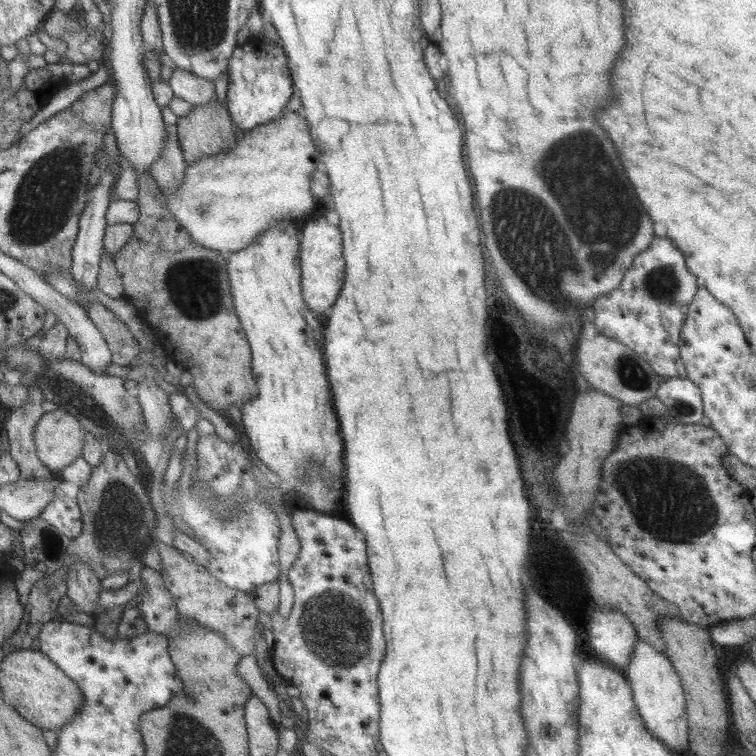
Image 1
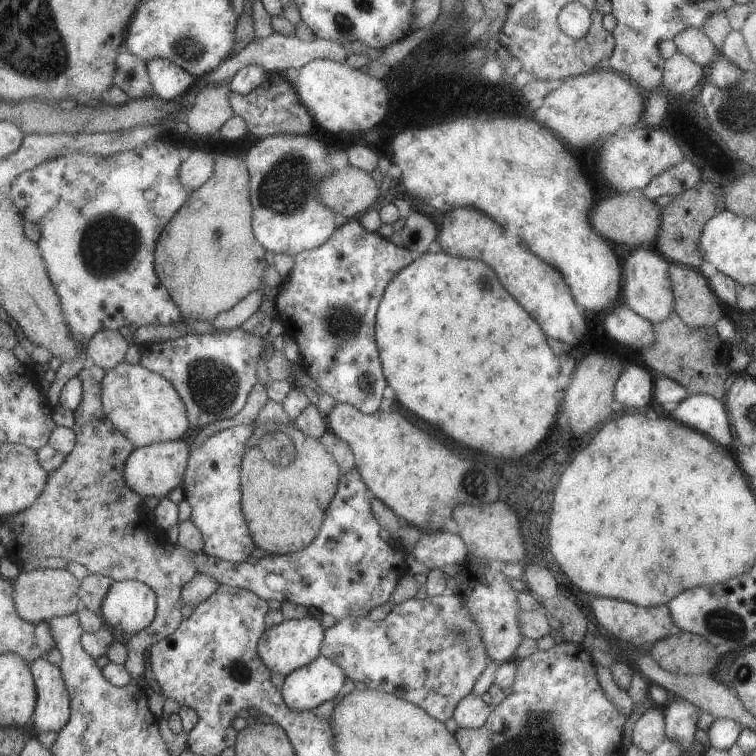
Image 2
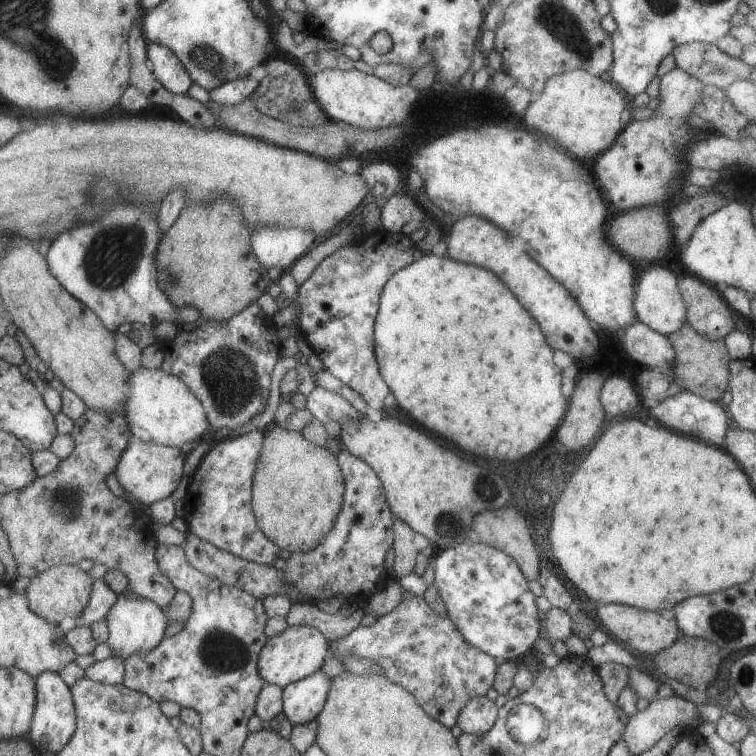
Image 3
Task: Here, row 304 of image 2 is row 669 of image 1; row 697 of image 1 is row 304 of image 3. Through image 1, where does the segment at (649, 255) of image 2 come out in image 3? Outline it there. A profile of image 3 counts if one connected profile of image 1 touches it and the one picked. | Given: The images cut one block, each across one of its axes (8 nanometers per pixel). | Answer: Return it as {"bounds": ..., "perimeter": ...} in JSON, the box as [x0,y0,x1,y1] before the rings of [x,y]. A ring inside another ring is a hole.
{"bounds":[632,264,686,336],"perimeter":[[[650,264],[635,283],[635,298],[632,304],[639,322],[657,332],[669,336],[677,332],[686,321],[686,308],[677,286],[675,274],[659,264]]]}

